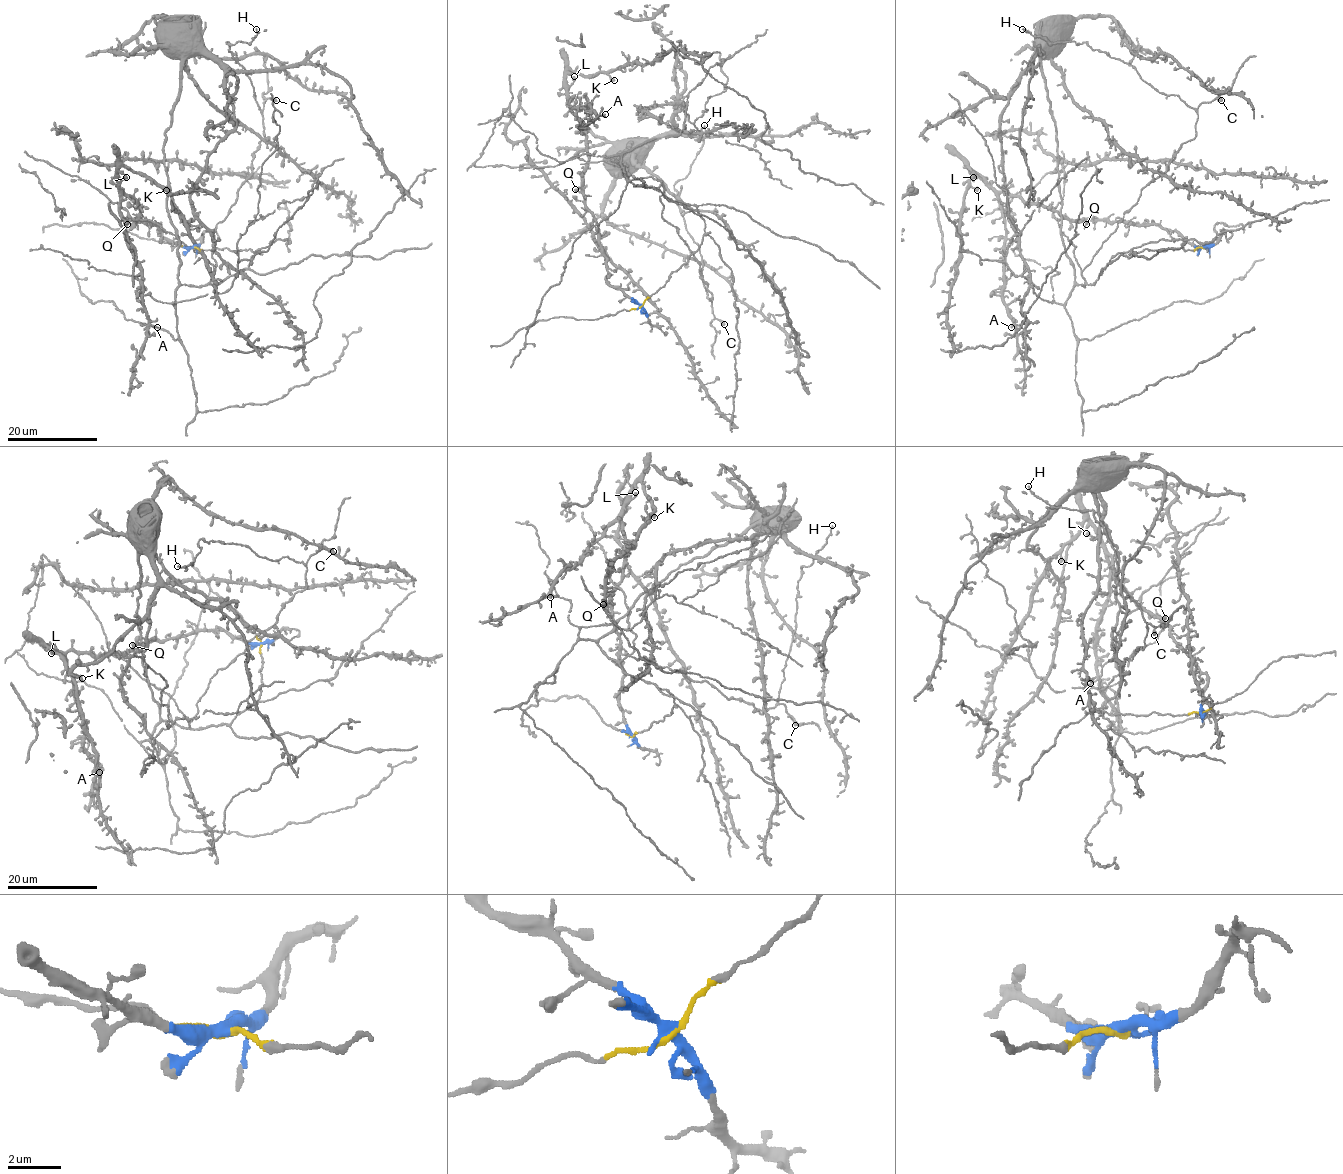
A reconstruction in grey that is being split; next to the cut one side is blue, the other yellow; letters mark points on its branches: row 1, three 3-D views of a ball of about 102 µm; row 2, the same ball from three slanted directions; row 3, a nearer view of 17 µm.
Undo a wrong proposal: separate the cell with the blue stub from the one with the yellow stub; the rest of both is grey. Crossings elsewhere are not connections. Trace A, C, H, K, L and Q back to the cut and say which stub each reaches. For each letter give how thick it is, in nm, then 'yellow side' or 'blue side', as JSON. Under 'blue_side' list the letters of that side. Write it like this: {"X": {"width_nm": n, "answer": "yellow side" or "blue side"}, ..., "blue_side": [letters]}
{"A": {"width_nm": 200, "answer": "blue side"}, "C": {"width_nm": 500, "answer": "yellow side"}, "H": {"width_nm": 140, "answer": "yellow side"}, "K": {"width_nm": 480, "answer": "blue side"}, "L": {"width_nm": 480, "answer": "blue side"}, "Q": {"width_nm": 440, "answer": "blue side"}, "blue_side": ["A", "K", "L", "Q"]}

